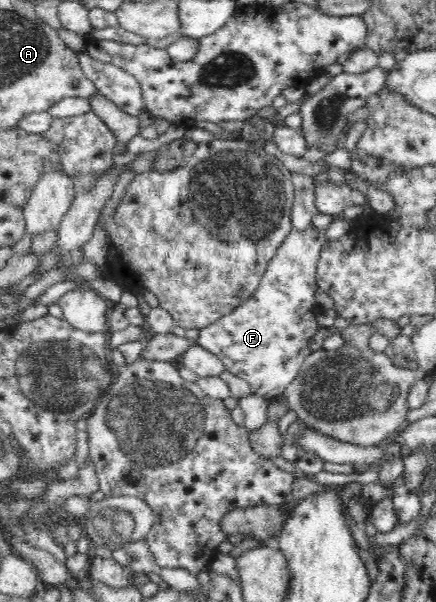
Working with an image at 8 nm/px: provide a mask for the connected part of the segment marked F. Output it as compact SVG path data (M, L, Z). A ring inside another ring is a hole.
M312 225L302 232L292 229L270 260L254 296L229 315L224 315L217 323L200 330L197 345L216 355L225 366L225 371L245 379L250 384L252 394L267 398L283 395L286 387L300 373L306 357L310 354L311 339L320 331L316 323L320 310L315 304L318 291L316 271L320 253L328 240L325 230L320 231Z

